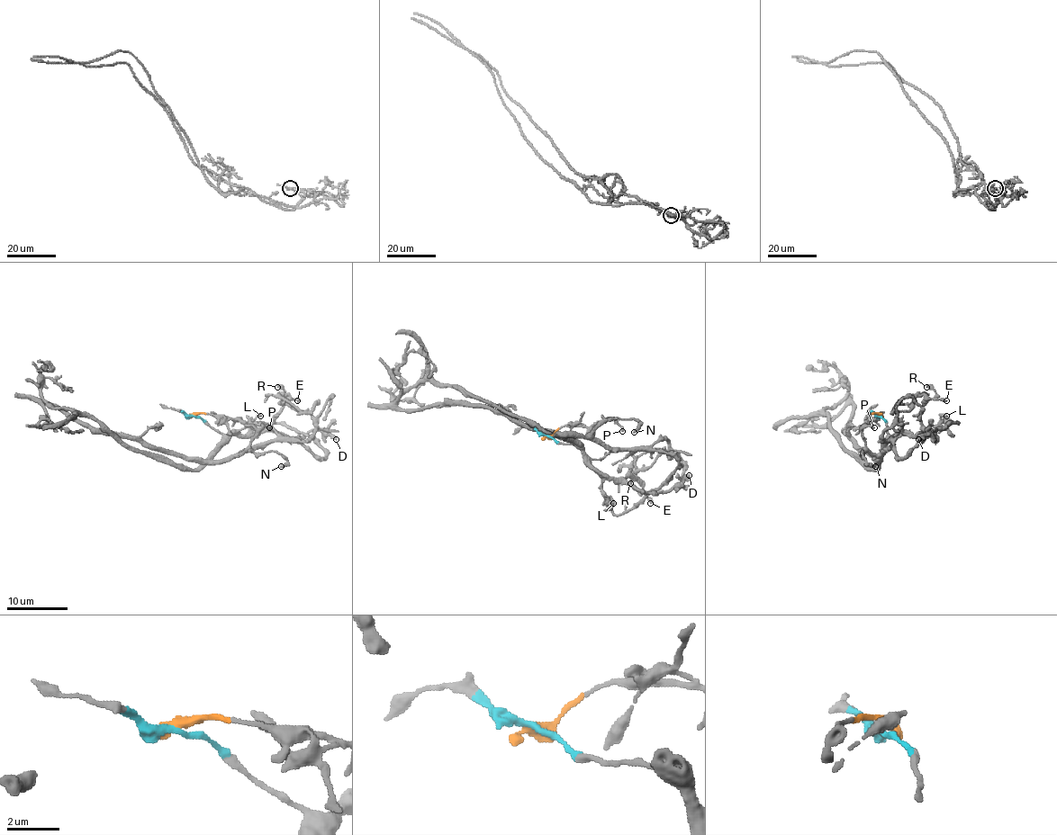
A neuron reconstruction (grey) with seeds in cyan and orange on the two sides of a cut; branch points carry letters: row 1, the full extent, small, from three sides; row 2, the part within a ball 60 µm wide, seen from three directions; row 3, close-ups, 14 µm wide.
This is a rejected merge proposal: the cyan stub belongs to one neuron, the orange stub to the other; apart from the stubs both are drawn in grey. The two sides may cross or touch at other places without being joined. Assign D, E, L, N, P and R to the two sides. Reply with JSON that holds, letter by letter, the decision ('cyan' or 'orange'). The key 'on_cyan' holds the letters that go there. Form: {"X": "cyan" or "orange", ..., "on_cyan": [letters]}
{"D": "cyan", "E": "cyan", "L": "cyan", "N": "orange", "P": "orange", "R": "cyan", "on_cyan": ["D", "E", "L", "R"]}

